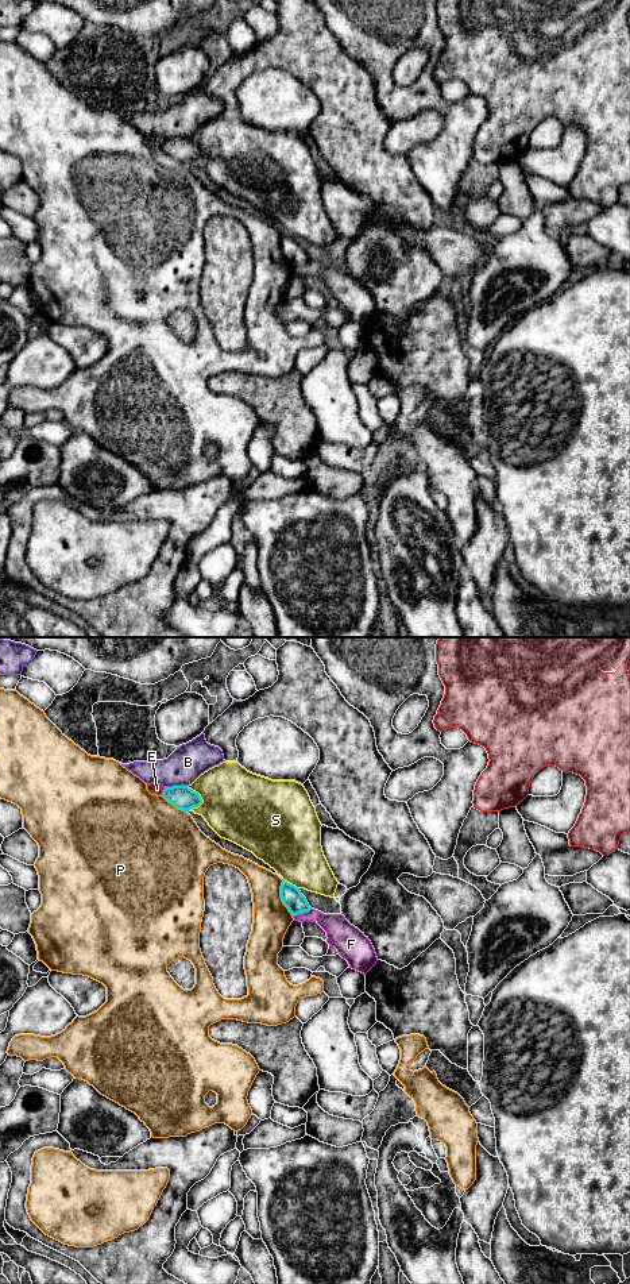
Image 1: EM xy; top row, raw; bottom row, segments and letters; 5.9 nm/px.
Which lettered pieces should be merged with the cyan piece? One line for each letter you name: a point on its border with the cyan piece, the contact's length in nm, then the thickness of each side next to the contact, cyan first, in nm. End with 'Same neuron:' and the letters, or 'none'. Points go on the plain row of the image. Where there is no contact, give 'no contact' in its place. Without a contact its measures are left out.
Same neuron: none

